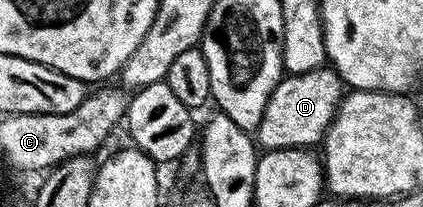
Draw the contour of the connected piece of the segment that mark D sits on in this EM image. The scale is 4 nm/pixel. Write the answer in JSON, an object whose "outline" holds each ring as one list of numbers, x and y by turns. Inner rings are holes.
{"outline":[[331,67,281,77,266,103,262,123,254,131,259,148,267,151,319,146,328,134,330,123,335,119,345,96,346,86]]}

